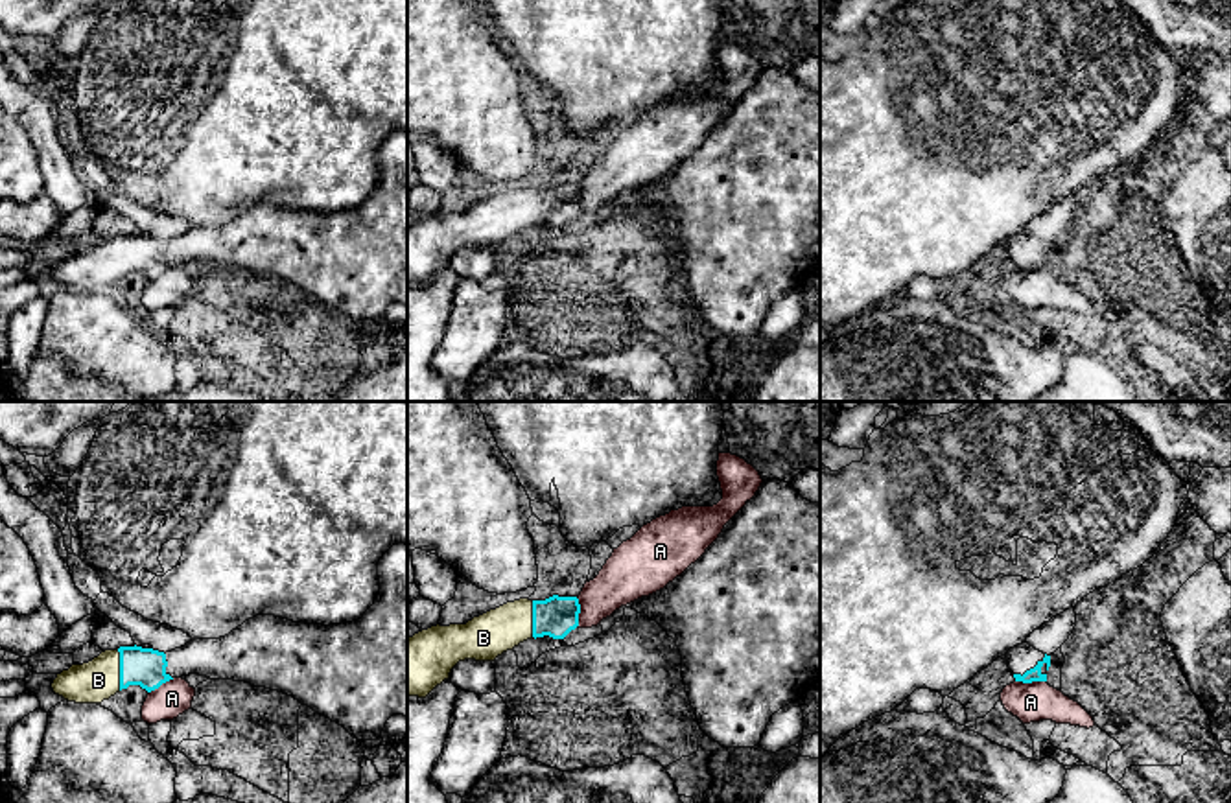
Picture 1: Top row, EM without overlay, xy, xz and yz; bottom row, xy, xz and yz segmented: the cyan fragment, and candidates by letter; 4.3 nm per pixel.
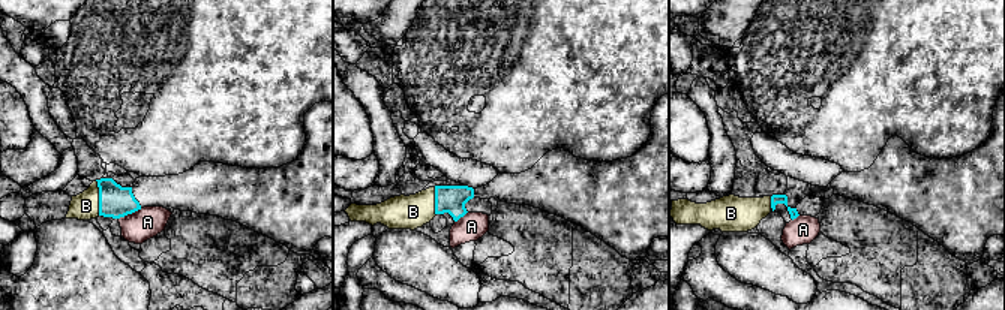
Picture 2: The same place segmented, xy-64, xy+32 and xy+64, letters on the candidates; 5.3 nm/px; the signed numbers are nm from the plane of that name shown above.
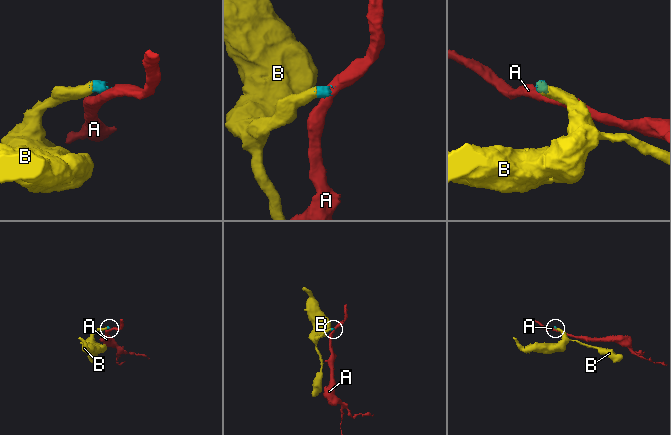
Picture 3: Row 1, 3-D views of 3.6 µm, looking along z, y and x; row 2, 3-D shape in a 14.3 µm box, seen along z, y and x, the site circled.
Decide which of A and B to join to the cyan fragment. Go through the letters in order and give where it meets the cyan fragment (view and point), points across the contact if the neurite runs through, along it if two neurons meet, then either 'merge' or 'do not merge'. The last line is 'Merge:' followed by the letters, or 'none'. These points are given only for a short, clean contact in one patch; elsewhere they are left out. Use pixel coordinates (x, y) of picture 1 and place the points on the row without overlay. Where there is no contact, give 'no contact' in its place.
A: xz (579, 199) | along xz (575, 185), (579, 192), (577, 214) | do not merge
B: xy (120, 256) | merge
Merge: B

